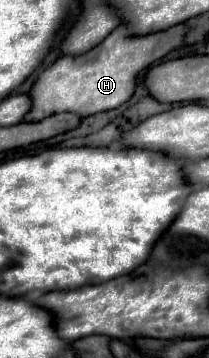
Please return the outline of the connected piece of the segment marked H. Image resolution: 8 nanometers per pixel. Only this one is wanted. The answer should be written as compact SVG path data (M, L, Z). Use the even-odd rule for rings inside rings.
M120 25L118 29L114 29L114 33L110 33L110 37L106 37L106 41L102 41L102 45L96 45L82 55L60 57L54 65L42 71L38 81L34 83L30 91L32 109L24 121L40 121L64 111L86 117L120 107L134 95L138 75L162 57L166 57L170 51L180 47L186 33L186 25L176 25L168 31L152 35L128 35L126 25Z

